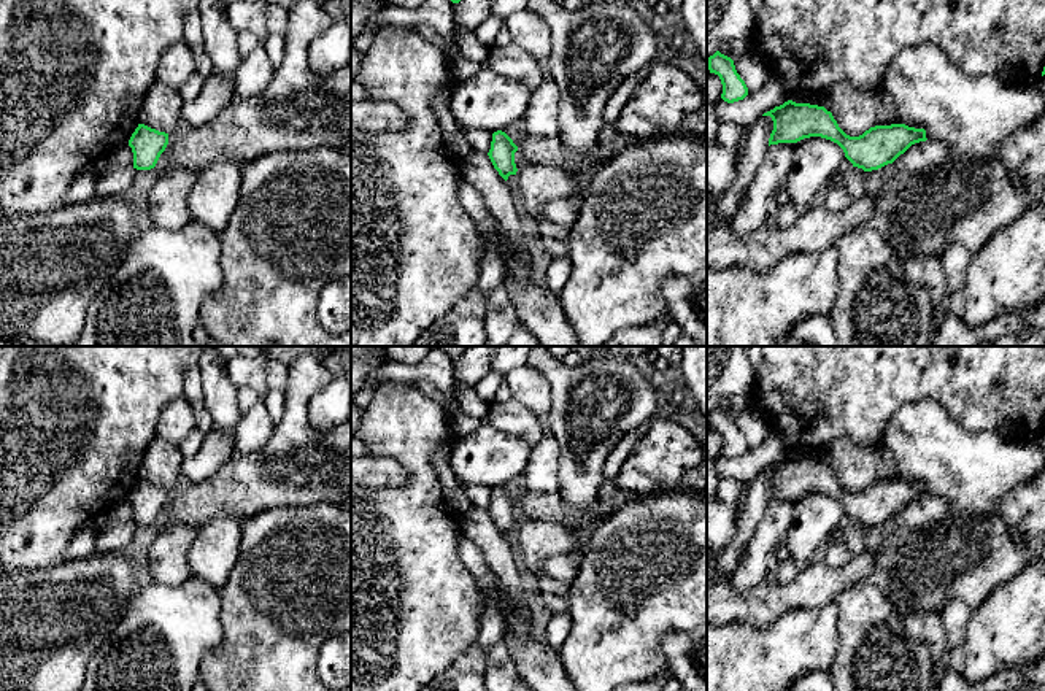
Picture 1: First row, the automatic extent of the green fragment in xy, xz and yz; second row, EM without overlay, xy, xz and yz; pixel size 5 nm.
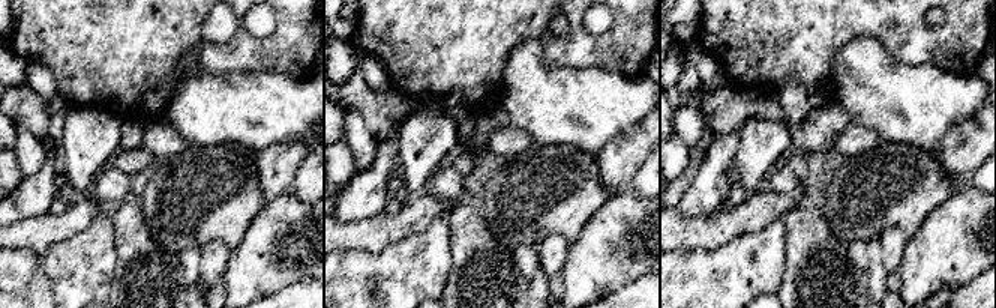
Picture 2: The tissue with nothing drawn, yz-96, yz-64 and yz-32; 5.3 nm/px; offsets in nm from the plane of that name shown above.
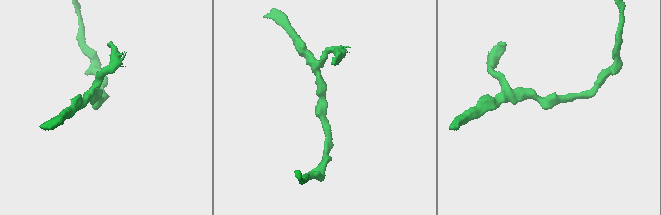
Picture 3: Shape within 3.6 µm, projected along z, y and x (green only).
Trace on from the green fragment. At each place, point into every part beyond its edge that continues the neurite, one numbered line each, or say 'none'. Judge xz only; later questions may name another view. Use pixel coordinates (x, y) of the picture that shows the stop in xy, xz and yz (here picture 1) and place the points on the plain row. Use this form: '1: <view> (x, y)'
none

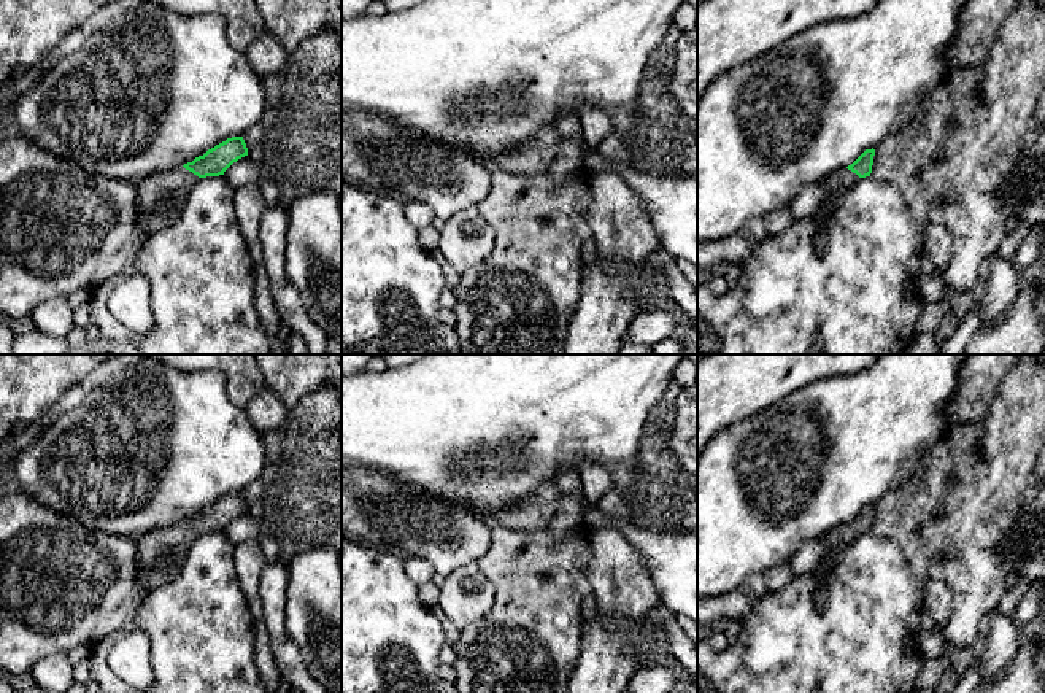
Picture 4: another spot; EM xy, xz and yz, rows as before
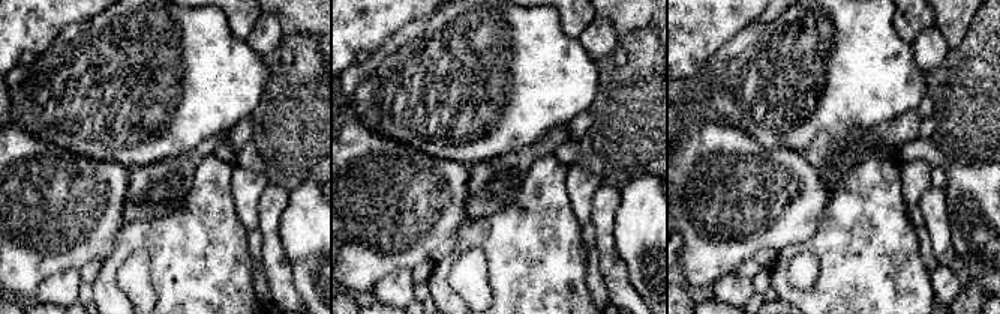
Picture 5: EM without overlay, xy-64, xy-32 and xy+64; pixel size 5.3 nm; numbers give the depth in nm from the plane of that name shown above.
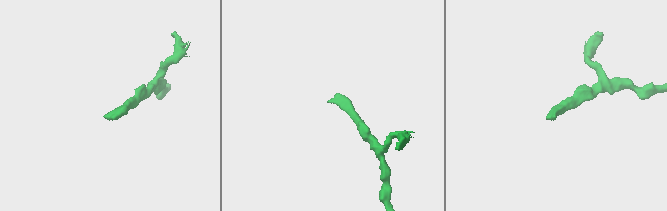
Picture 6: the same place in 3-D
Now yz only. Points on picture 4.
1: yz (840, 536)

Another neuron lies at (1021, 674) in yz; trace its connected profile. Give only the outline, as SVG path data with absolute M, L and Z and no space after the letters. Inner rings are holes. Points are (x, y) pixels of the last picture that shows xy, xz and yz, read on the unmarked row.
M1037 641L1021 644L1015 656L972 693L1045 693L1045 672L1039 669Z

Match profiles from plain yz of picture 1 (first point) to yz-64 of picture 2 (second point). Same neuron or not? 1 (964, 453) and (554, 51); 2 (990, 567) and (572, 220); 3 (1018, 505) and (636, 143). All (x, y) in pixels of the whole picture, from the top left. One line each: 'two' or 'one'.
1: two
2: one
3: one

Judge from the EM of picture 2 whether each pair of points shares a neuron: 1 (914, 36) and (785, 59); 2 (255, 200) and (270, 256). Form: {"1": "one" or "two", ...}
{"1": "one", "2": "two"}

